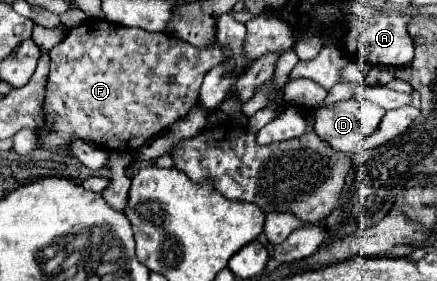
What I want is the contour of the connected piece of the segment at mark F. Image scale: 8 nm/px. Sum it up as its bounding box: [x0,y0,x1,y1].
[38,19,224,155]

